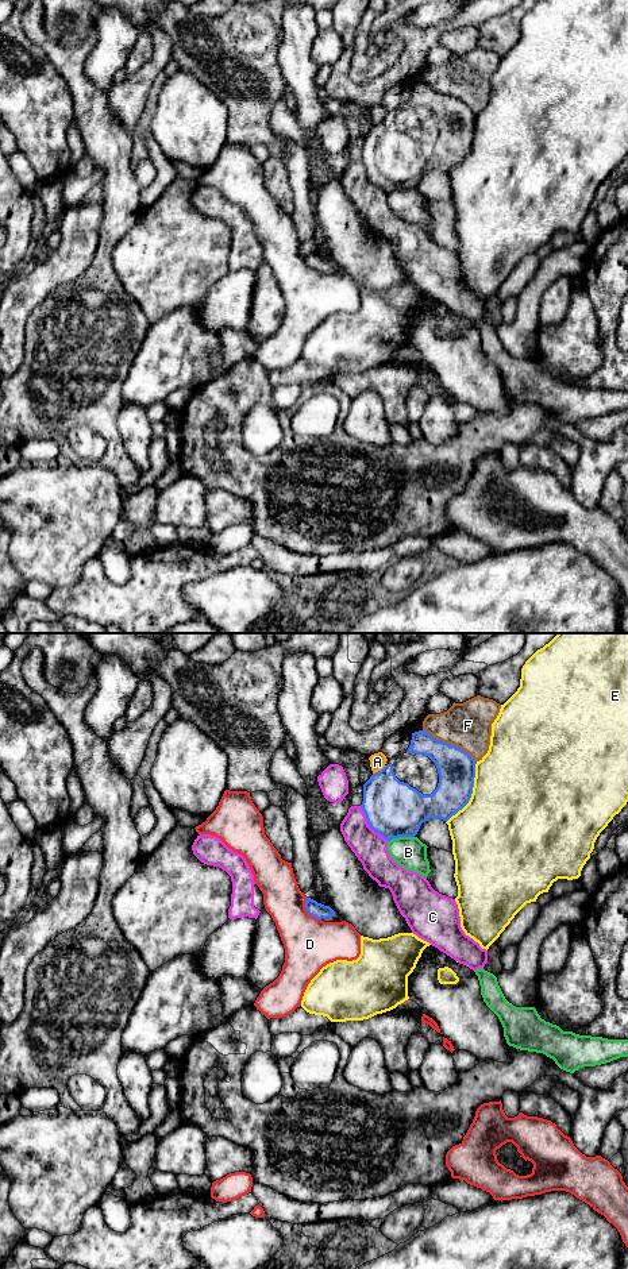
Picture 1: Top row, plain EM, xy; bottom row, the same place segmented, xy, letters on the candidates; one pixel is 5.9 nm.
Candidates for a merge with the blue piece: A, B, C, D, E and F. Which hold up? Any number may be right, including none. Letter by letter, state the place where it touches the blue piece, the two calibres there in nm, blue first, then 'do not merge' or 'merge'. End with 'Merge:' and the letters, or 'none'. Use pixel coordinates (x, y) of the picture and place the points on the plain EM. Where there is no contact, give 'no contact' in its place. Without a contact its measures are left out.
A: contact xy (378, 123); calibres 340 and 100 nm; do not merge
B: contact xy (400, 188); calibres 340 and 190 nm; do not merge
C: contact xy (369, 177); calibres 340 and 200 nm; do not merge
D: contact xy (307, 262); calibres 90 and 300 nm; do not merge
E: contact xy (472, 145); calibres 220 and 500 nm; do not merge
F: contact xy (450, 96); calibres 220 and 280 nm; do not merge
Merge: none

